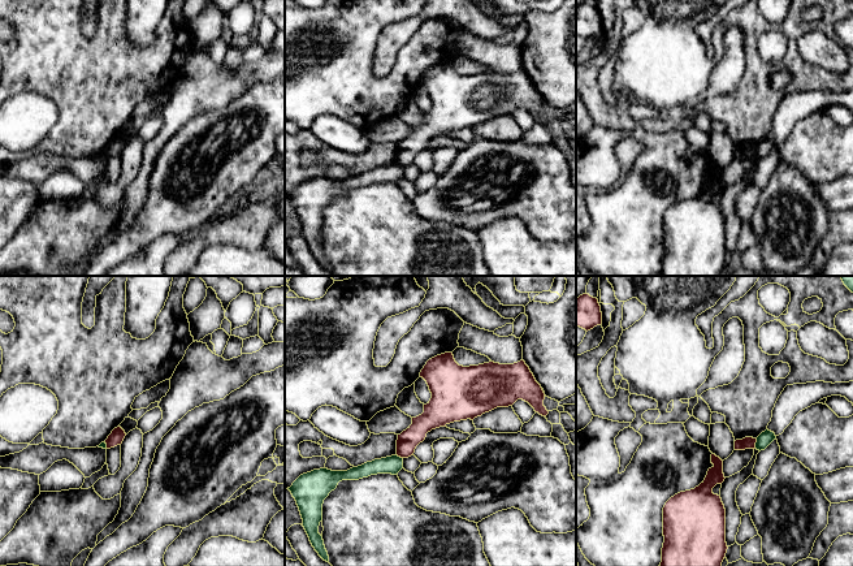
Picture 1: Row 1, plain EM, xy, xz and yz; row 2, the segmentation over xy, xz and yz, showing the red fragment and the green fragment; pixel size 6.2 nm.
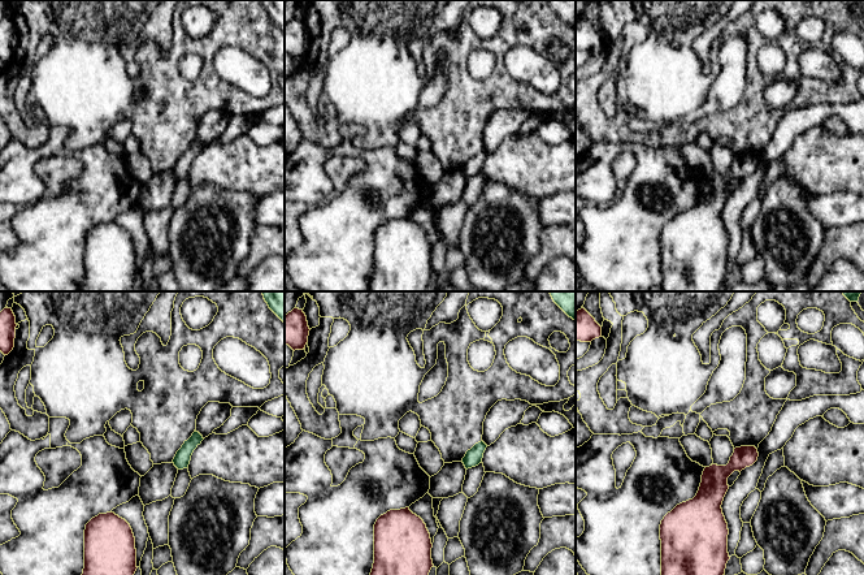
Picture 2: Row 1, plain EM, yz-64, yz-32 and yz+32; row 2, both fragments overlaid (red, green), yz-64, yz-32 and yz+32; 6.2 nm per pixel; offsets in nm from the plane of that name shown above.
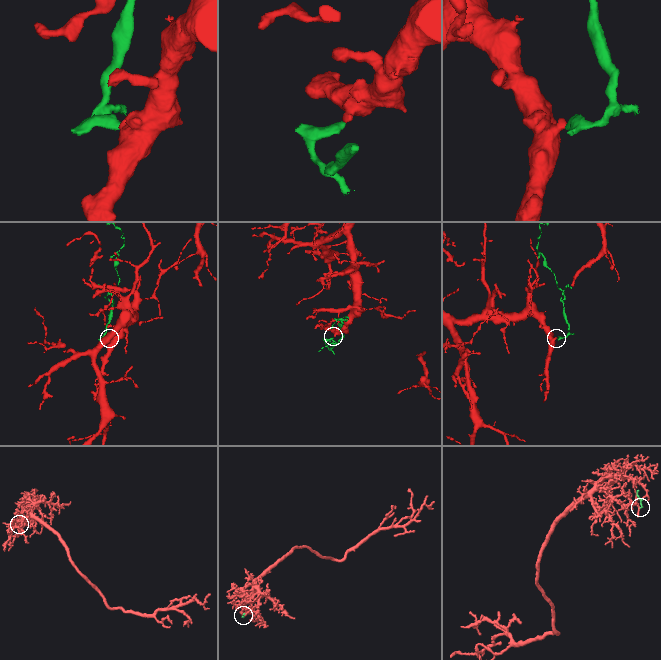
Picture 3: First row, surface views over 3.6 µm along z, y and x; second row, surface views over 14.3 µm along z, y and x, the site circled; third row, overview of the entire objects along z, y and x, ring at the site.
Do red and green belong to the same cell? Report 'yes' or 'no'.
no

